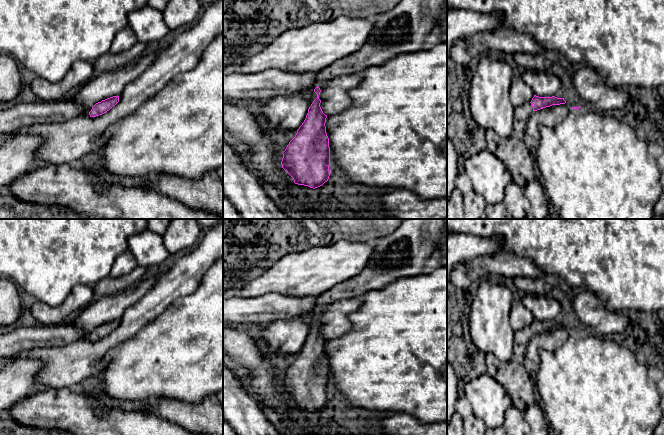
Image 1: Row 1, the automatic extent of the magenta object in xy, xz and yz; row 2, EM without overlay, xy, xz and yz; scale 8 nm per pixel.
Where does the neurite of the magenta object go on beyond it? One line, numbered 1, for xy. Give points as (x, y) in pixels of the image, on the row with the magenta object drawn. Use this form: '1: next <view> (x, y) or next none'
1: next none

